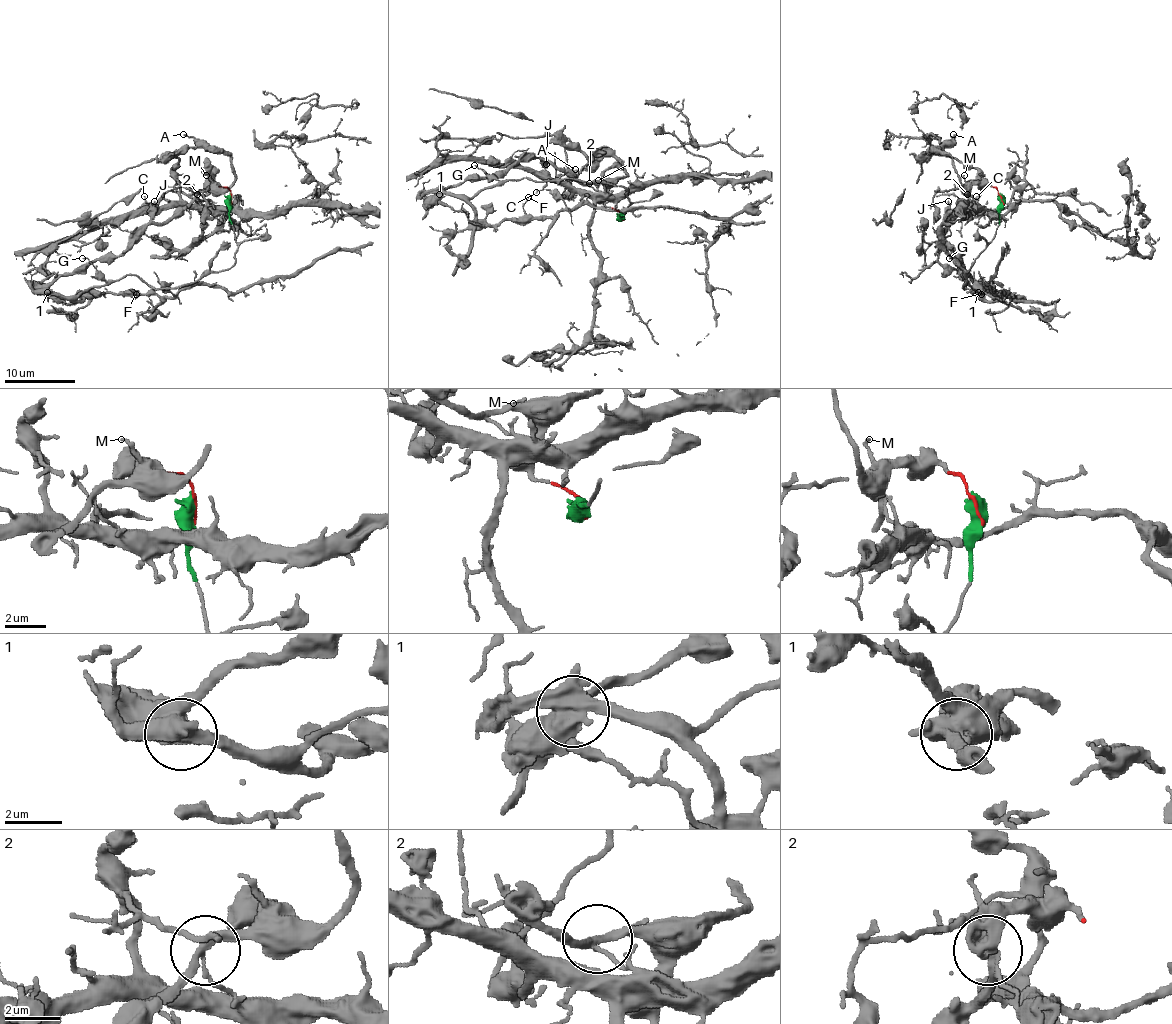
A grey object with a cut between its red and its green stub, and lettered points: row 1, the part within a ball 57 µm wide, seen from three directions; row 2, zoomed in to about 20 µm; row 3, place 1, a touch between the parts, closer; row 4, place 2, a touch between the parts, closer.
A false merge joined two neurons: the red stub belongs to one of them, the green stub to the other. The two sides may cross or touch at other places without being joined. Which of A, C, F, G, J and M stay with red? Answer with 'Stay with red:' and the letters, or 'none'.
Stay with red: A, J, M

